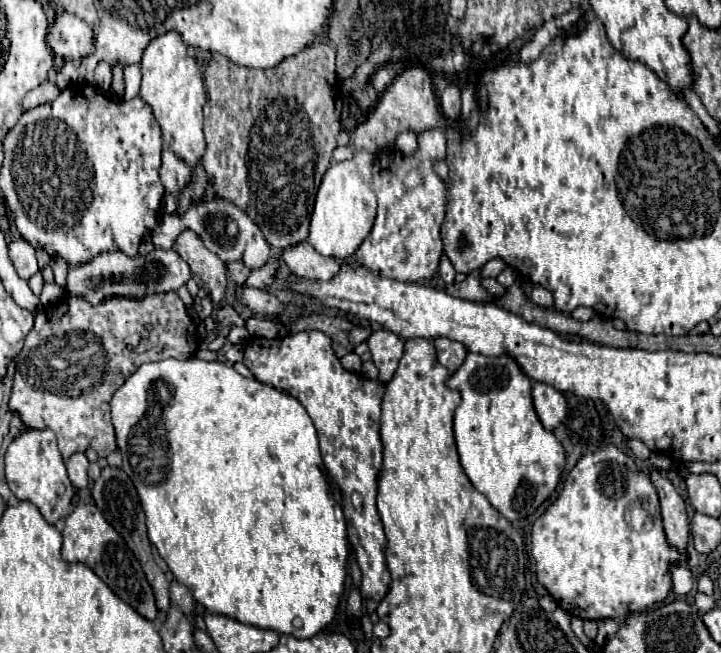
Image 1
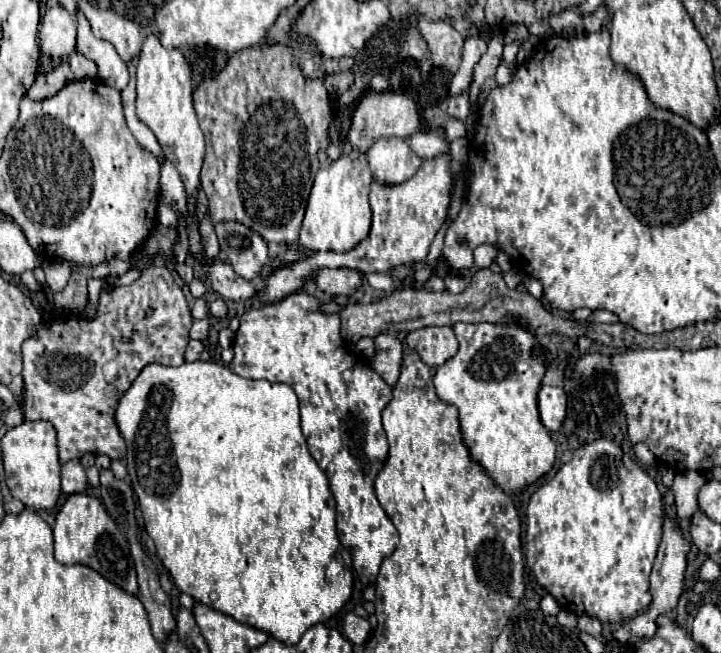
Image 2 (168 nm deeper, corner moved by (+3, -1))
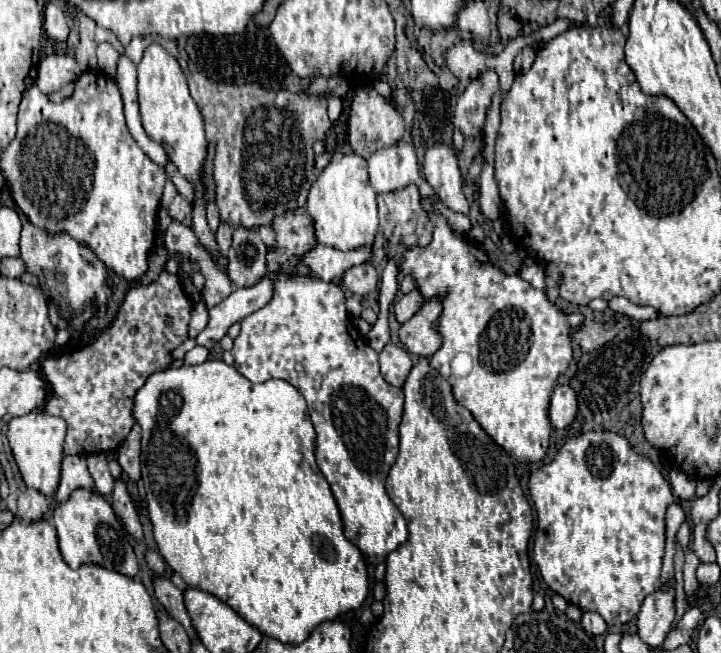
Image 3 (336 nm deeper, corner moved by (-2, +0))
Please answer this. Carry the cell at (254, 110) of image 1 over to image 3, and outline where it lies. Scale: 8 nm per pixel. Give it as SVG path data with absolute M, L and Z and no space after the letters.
M189 74L189 90L205 120L205 138L215 142L213 182L215 202L223 222L243 228L269 226L271 220L287 210L305 206L313 184L313 142L323 140L331 122L327 118L327 100L323 96L293 94L287 90L265 90L257 84L233 86L213 84L203 74Z

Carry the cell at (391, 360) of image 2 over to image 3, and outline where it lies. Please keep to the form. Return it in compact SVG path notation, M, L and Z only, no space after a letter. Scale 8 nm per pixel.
M389 342L383 348L383 352L379 354L379 364L381 364L381 376L391 386L403 386L403 382L407 380L407 376L411 372L411 366L413 366L409 354L393 342Z

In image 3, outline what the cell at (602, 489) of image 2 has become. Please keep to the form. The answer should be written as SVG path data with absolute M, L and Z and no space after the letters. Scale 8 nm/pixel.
M607 430L605 432L585 432L585 434L569 438L559 448L557 456L549 464L533 470L529 474L529 484L527 486L529 486L533 506L537 510L537 532L535 532L535 544L533 544L533 558L539 566L539 570L541 570L541 576L547 582L547 586L553 592L561 594L569 604L579 606L583 612L593 610L593 612L601 614L601 618L607 622L607 626L629 624L637 616L645 596L655 592L655 588L659 584L659 576L661 576L661 560L663 560L663 554L665 554L665 510L673 502L673 494L671 494L669 482L663 478L659 468L649 458L639 456L631 448L631 444L615 432L607 432Z

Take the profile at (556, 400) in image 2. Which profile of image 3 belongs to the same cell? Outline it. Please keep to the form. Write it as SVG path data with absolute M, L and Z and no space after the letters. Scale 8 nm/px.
M555 386L551 396L551 408L549 408L549 420L555 426L555 430L567 428L577 414L577 394L571 386Z

